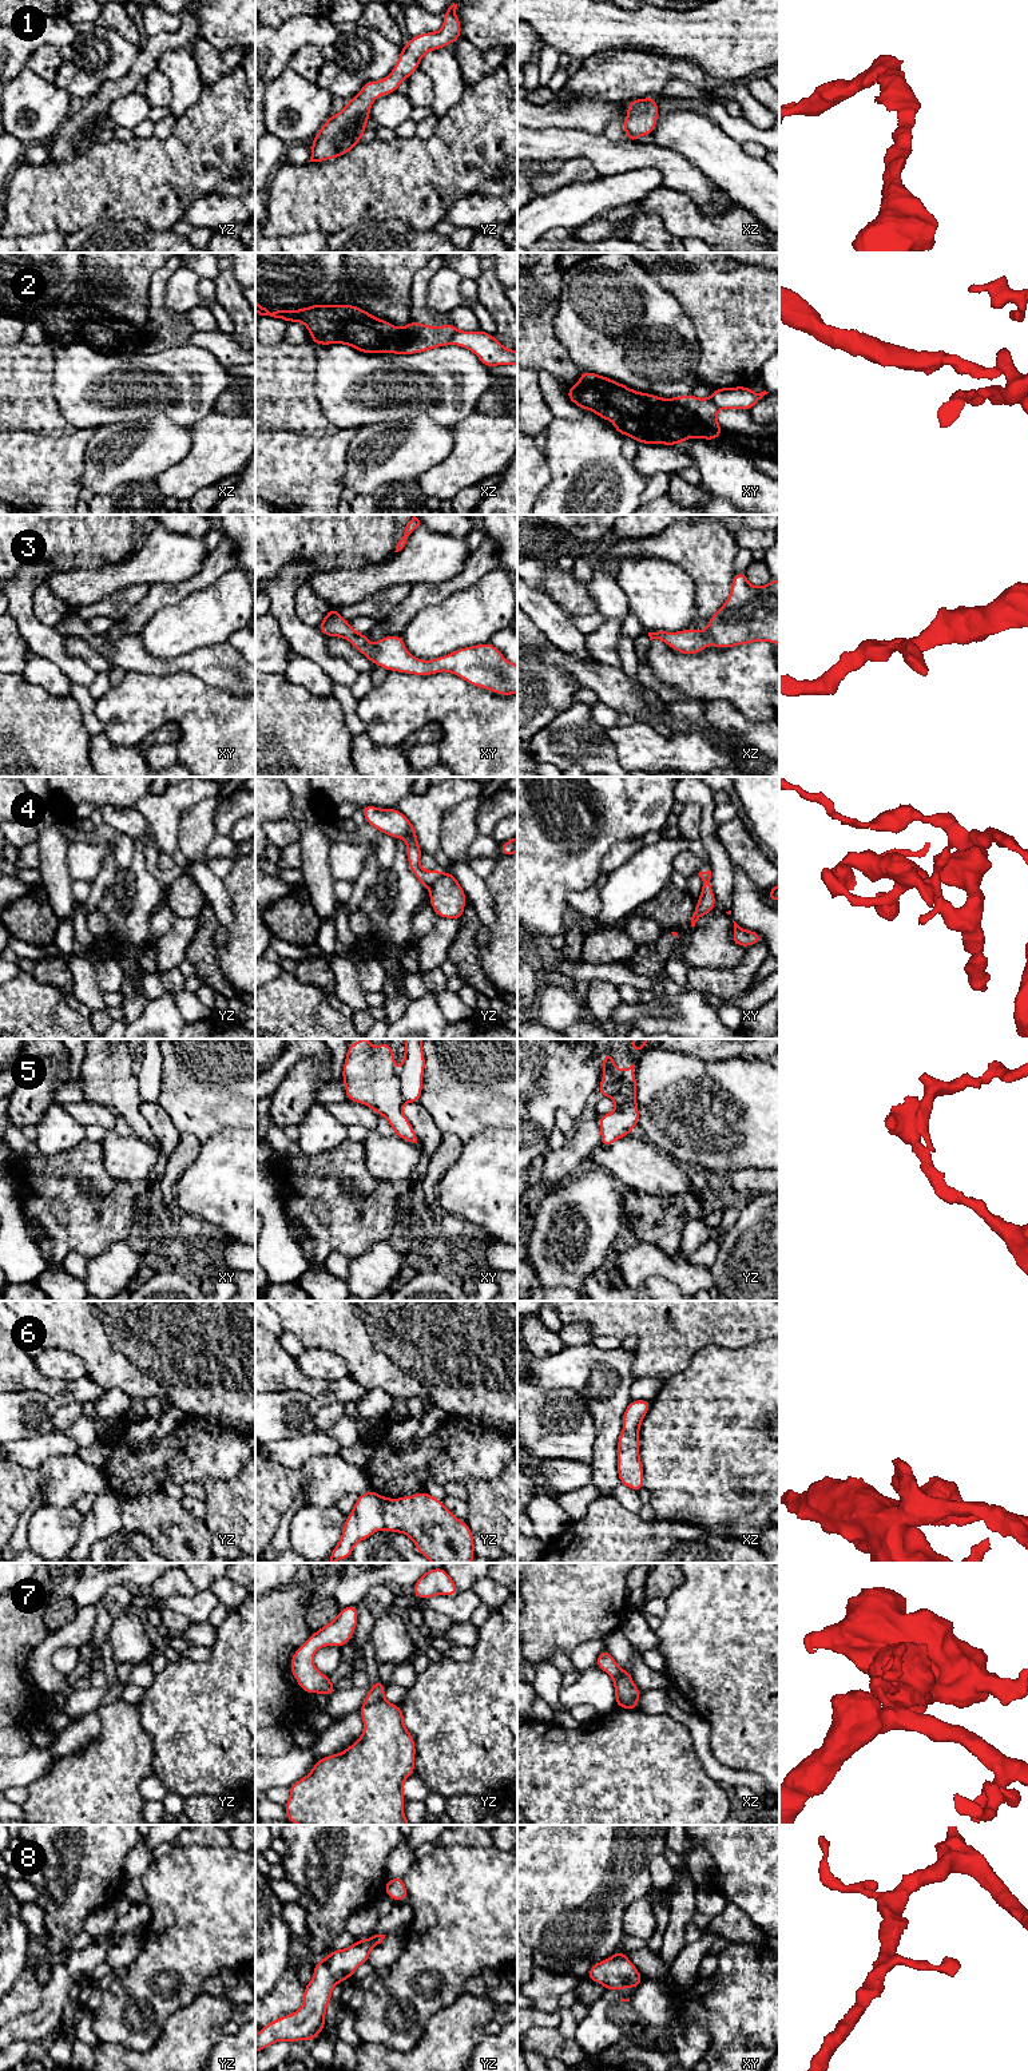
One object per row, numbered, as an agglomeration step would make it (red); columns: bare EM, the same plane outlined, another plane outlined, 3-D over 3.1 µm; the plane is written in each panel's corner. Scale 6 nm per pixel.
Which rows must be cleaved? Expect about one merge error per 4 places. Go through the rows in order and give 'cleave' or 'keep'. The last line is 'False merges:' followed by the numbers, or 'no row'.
1: keep
2: cleave
3: keep
4: cleave
5: cleave
6: keep
7: keep
8: keep
False merges: 2, 4, 5

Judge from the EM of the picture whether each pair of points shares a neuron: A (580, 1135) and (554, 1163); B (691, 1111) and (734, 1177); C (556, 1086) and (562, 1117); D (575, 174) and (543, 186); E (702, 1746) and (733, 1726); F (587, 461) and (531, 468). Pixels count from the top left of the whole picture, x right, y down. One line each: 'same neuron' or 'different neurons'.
A: same neuron
B: different neurons
C: different neurons
D: same neuron
E: different neurons
F: different neurons

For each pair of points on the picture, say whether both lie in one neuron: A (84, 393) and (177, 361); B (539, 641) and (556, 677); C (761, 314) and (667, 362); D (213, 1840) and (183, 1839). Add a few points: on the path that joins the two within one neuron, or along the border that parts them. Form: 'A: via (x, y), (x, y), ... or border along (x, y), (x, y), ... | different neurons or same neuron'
A: via (108, 388), (146, 387), (150, 383), (157, 383) | same neuron
B: border along (531, 651), (542, 662), (563, 667), (578, 682) | different neurons
C: border along (687, 316), (693, 322), (699, 346), (698, 376) | different neurons
D: via (206, 1839), (190, 1839) | same neuron

